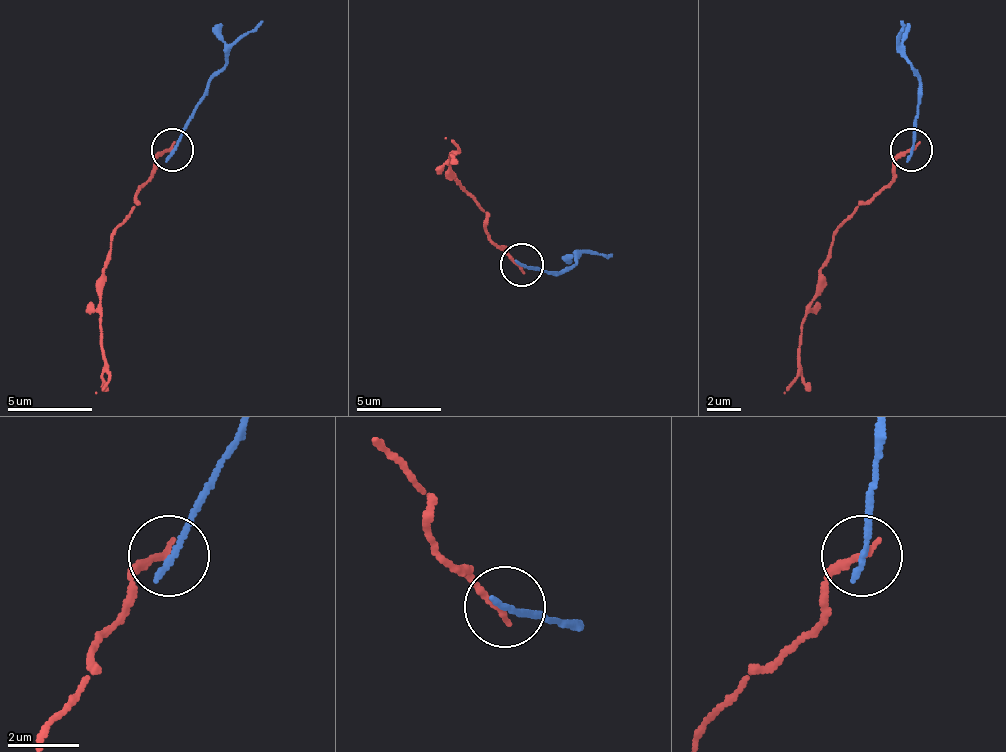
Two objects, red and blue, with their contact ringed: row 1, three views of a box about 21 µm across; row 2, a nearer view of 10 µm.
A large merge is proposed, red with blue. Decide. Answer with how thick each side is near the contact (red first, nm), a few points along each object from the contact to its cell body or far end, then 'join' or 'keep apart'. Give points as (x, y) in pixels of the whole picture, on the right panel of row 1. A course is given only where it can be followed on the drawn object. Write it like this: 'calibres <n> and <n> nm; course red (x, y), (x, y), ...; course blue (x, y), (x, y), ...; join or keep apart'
calibres 200 and 200 nm; course red (912, 148), (895, 161), (895, 174), (887, 186), (861, 203), (832, 237), (802, 322), (798, 377), (785, 394); course blue (912, 148), (921, 85), (900, 43), (904, 22); keep apart

